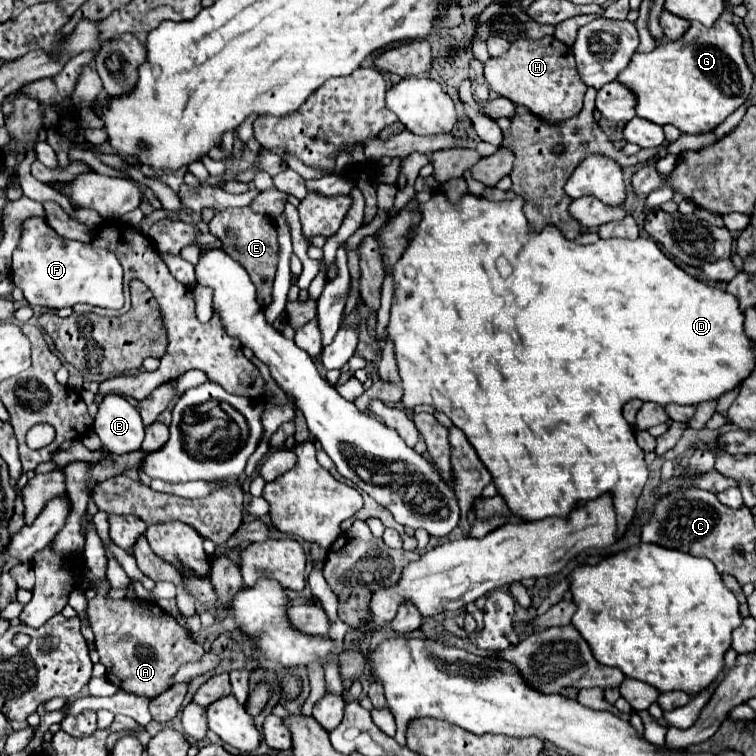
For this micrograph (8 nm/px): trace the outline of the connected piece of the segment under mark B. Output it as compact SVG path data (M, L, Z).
M107 394L101 400L93 428L103 448L113 454L139 450L145 436L145 426L137 408L119 394Z

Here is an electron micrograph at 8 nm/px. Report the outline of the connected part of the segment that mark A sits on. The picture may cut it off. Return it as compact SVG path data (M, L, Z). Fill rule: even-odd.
M107 578L89 581L89 586L96 587L98 594L89 602L87 614L95 632L95 648L107 668L107 678L121 690L149 698L159 696L169 688L171 676L183 664L199 660L205 650L155 602L139 598L107 598L105 587L109 589L109 586L106 583L109 583Z

